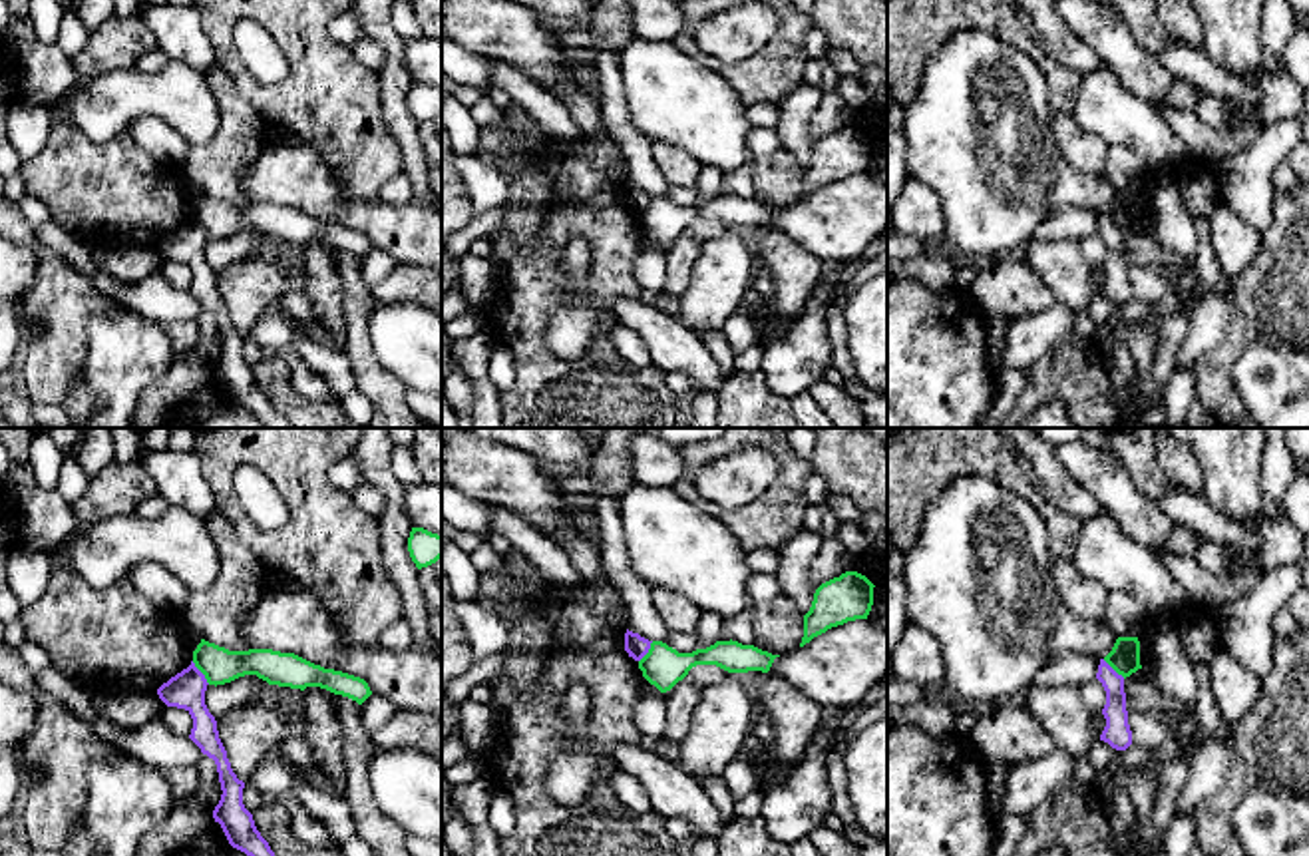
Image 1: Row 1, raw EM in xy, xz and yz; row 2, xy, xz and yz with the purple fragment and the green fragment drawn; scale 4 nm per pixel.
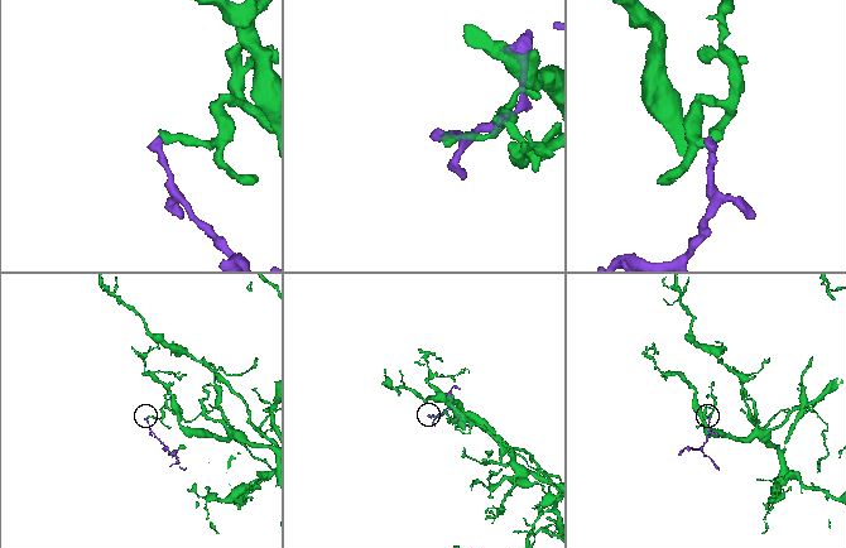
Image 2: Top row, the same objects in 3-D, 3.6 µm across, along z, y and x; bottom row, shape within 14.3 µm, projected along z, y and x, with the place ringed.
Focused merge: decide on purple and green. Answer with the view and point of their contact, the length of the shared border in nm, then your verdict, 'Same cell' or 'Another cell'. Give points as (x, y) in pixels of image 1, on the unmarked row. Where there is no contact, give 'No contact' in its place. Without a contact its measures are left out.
Touches purple at xy (201, 227). Shared border 120 nm. Another cell

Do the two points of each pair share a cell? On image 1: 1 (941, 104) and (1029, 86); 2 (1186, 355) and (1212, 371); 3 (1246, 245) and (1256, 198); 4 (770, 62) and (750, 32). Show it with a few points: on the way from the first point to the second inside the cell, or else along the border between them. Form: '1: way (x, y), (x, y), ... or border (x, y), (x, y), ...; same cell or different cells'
1: way (963, 104), (981, 108), (1007, 98); same cell
2: border (1228, 327), (1226, 335), (1192, 365); different cells
3: border (1222, 200), (1260, 235); different cells
4: border (778, 20), (752, 54), (735, 62), (715, 56); different cells

